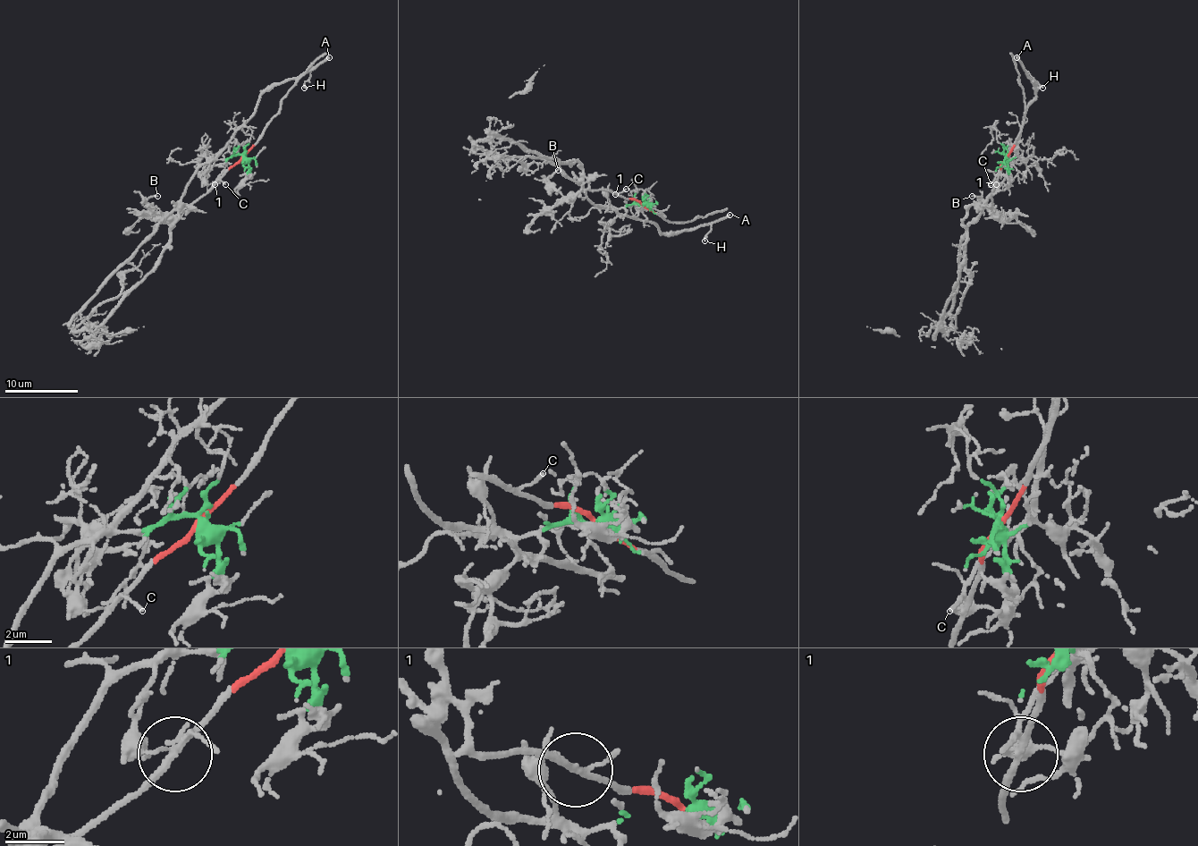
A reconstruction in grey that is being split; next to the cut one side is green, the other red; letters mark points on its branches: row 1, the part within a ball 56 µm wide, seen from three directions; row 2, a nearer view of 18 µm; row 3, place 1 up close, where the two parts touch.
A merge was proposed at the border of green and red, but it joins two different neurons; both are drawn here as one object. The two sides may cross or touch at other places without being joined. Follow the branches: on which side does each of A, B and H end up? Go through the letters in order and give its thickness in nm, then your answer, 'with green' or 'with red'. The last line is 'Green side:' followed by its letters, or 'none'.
A: 240 nm thick; with green
B: 110 nm thick; with red
H: 130 nm thick; with green
Green side: A, H

